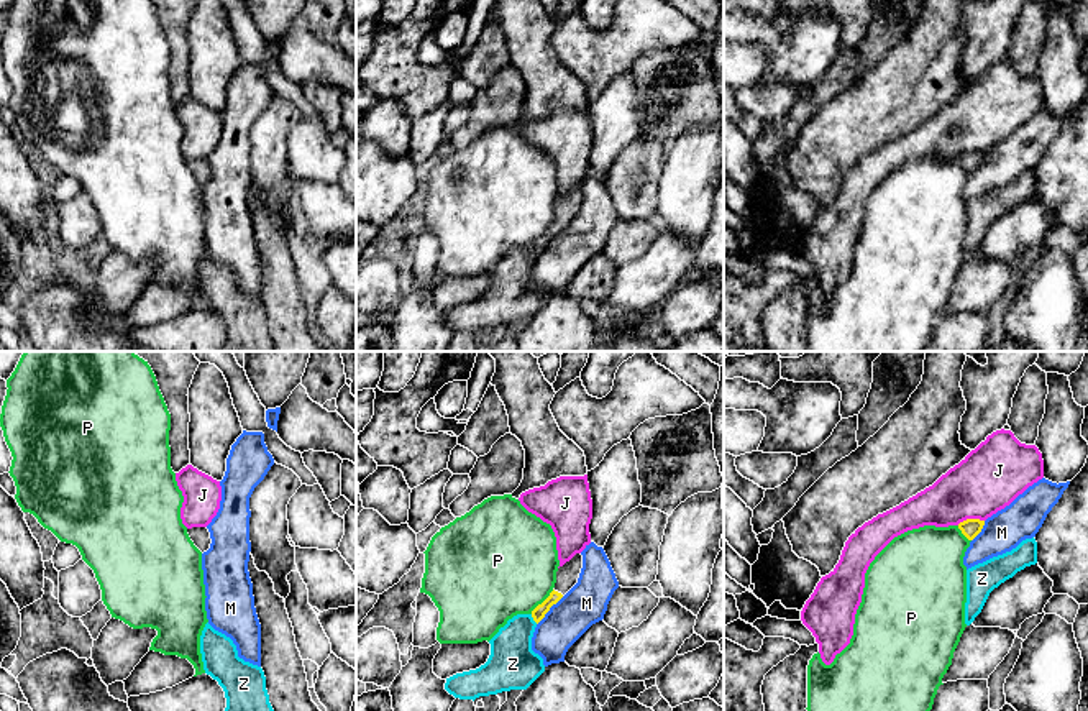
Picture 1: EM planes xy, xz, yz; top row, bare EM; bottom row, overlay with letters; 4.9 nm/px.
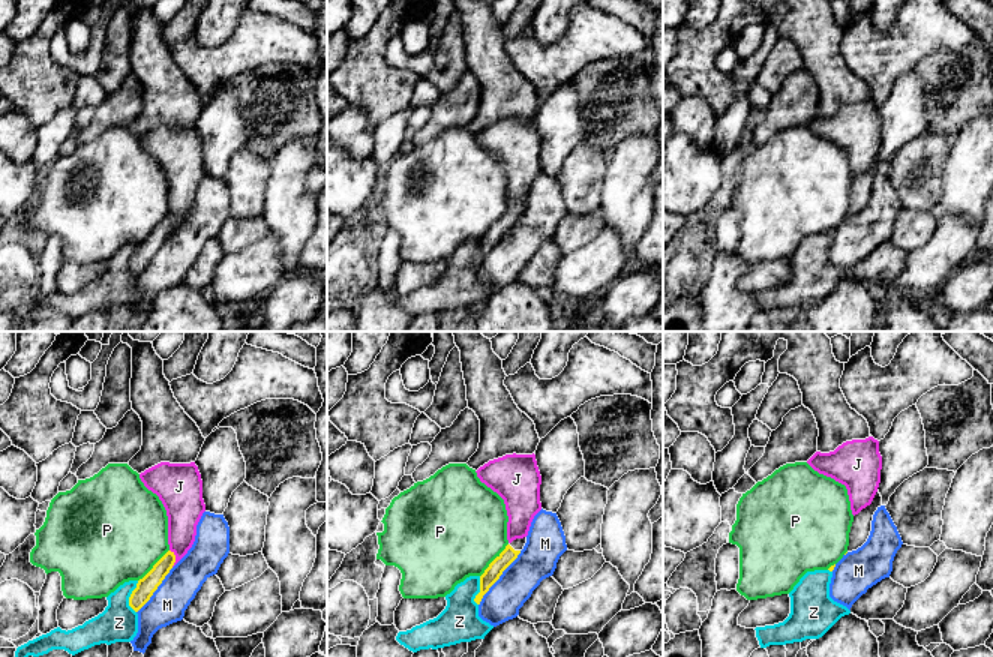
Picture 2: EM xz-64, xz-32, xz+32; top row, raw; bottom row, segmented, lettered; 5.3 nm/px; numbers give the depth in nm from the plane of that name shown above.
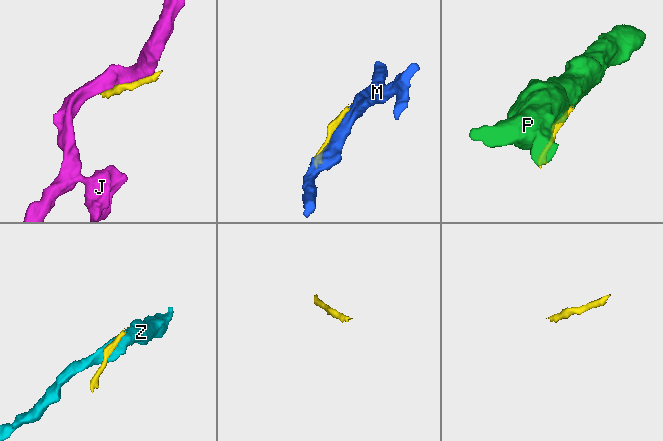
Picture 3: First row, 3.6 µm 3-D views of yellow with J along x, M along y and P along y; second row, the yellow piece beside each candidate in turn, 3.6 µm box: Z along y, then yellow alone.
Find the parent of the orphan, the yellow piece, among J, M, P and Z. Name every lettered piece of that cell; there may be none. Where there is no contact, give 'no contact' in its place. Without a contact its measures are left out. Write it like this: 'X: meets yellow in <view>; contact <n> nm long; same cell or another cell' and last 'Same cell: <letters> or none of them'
J: meets yellow in yz; contact 140 nm long; another cell
M: meets yellow in xz; contact 190 nm long; another cell
P: meets yellow in xz; contact 170 nm long; another cell
Z: meets yellow in xz; contact 60 nm long; another cell
Same cell: none of them

